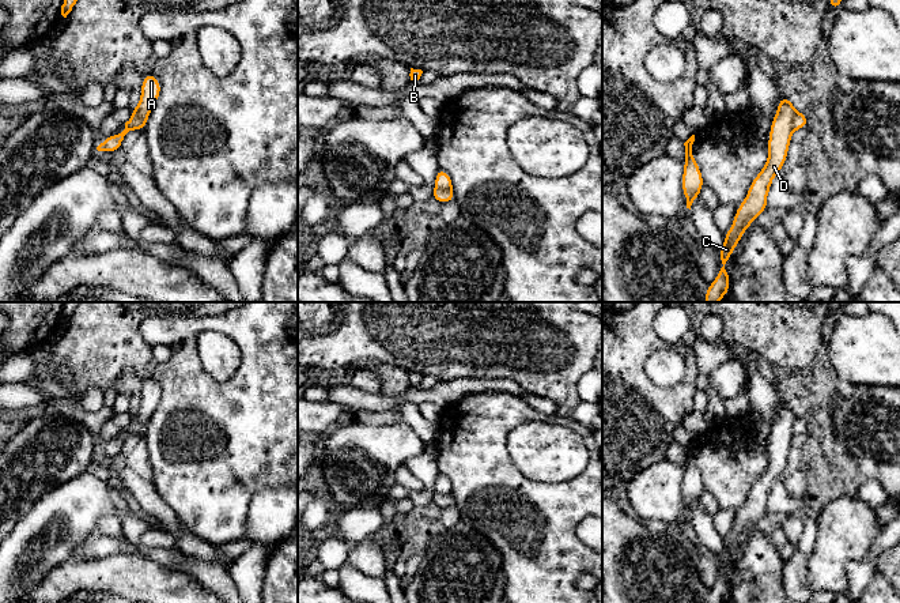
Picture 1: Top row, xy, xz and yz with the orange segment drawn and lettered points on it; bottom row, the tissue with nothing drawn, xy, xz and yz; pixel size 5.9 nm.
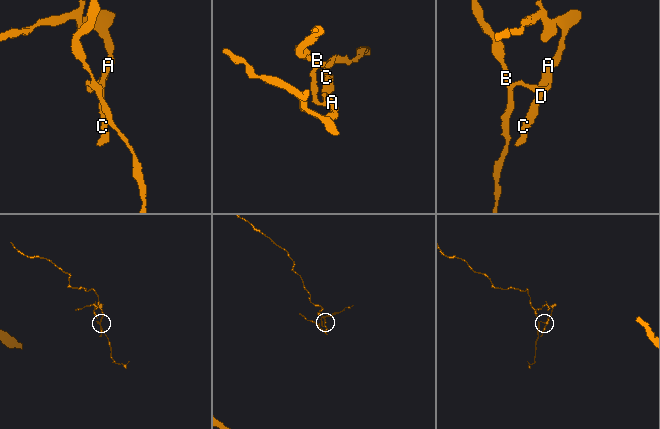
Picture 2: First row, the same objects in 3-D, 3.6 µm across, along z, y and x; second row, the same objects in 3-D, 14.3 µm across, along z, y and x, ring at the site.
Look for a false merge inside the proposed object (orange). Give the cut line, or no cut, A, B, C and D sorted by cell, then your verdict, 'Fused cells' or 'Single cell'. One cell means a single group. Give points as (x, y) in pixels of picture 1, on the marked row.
Split along yz (797, 112), (793, 128). Groups: A C D / B. Fused cells

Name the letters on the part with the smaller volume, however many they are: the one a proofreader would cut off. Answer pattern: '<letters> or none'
A, C, D

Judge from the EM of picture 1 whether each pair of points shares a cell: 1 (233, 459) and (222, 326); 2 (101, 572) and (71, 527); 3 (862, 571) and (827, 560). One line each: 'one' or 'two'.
1: one
2: two
3: two

